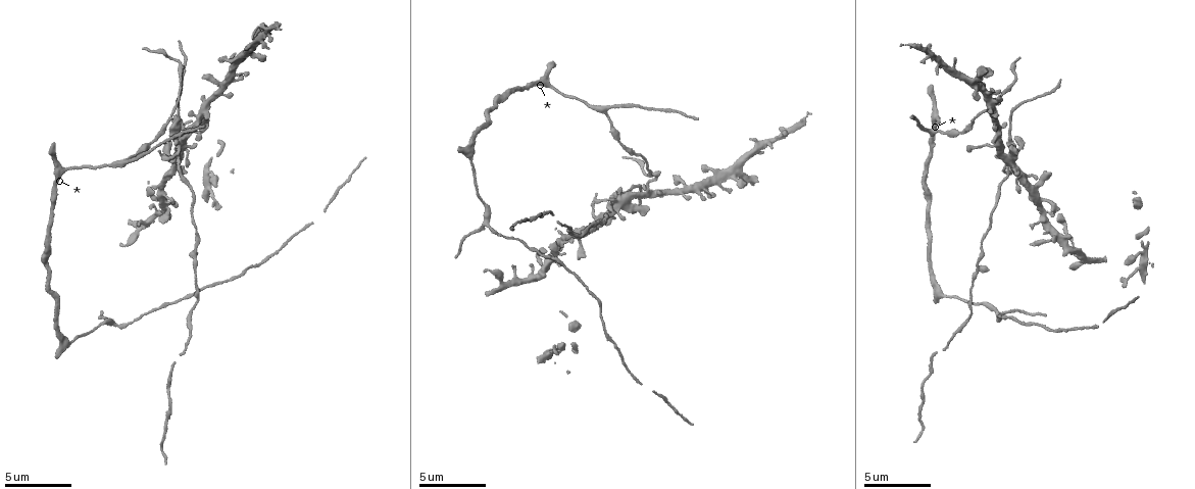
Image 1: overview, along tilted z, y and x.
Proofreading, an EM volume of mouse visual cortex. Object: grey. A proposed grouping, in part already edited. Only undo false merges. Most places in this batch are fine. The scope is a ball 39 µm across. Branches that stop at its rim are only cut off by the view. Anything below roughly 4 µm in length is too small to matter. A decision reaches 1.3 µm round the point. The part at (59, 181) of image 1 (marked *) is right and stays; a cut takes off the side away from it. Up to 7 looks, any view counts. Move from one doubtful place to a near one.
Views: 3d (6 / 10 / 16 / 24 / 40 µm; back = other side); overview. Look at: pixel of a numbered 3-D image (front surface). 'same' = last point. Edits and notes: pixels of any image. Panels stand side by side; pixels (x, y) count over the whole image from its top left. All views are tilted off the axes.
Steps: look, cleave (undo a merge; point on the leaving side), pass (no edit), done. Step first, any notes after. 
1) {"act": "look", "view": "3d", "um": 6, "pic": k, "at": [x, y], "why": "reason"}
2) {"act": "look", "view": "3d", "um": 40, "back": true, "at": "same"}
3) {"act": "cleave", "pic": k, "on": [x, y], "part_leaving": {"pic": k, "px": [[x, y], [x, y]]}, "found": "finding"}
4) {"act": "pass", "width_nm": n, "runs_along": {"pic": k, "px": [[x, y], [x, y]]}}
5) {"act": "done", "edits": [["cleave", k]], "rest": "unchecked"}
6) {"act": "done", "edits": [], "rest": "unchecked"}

{"act": "look", "view": "3d", "um": 16, "pic": 1, "at": [125, 163], "why": "two arms in line, one across"}

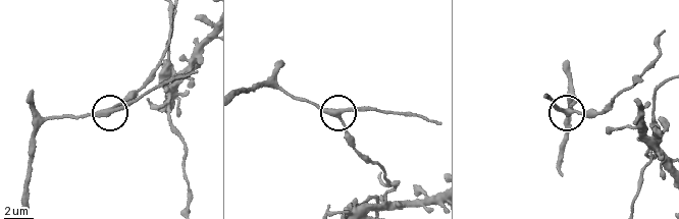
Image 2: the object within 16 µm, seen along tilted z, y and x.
{"act": "look", "view": "3d", "um": 16, "back": true, "pic": 2, "at": [339, 114]}

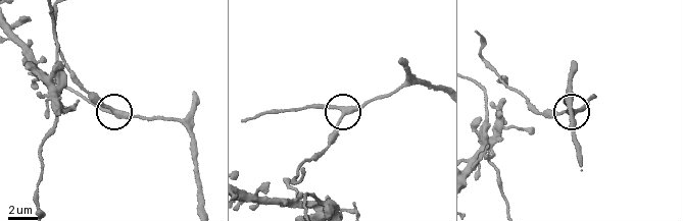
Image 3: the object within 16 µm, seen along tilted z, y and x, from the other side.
{"act": "pass", "width_nm": 290, "runs_along": {"pic": 3, "px": [[415, 84], [346, 110], [307, 107]]}, "found": "continuous, no second neuron"}

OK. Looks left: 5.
{"act": "look", "view": "3d", "um": 16, "pic": 1, "at": [179, 88], "why": "two arms in line, one across"}

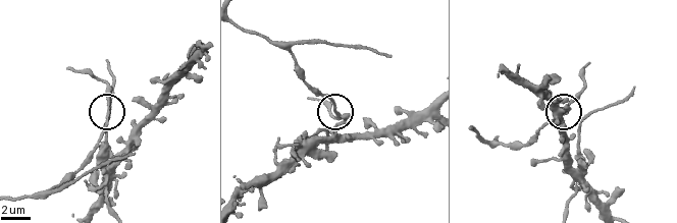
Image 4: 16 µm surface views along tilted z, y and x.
{"act": "pass", "width_nm": 100, "runs_along": {"pic": 4, "px": [[11, 198], [39, 197], [85, 160], [107, 120], [105, 80]]}, "found": "continuous, no second neuron"}

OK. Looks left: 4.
{"act": "look", "view": "3d", "um": 10, "pic": 1, "at": [977, 272], "why": "thick turns thin"}

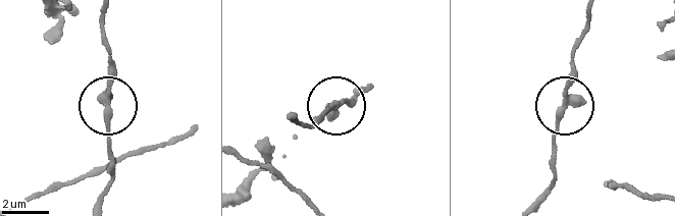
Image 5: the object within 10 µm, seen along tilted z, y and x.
{"act": "pass", "width_nm": 340, "runs_along": {"pic": 5, "px": [[367, 86], [350, 104], [334, 105], [309, 125]]}, "found": "all the same neuron"}

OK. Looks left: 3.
{"act": "look", "view": "3d", "um": 10, "pic": 1, "at": [604, 200], "why": "four-way junction"}

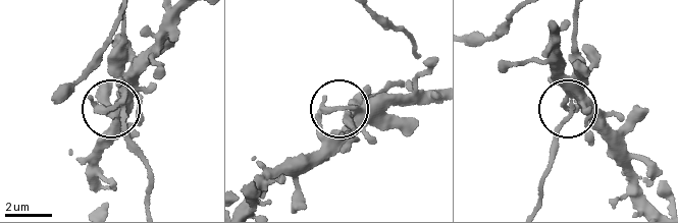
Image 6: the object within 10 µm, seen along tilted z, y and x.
{"act": "pass", "arms": 4, "found": "all the same neuron"}

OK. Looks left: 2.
{"act": "done", "edits": [], "rest": "unchecked"}

